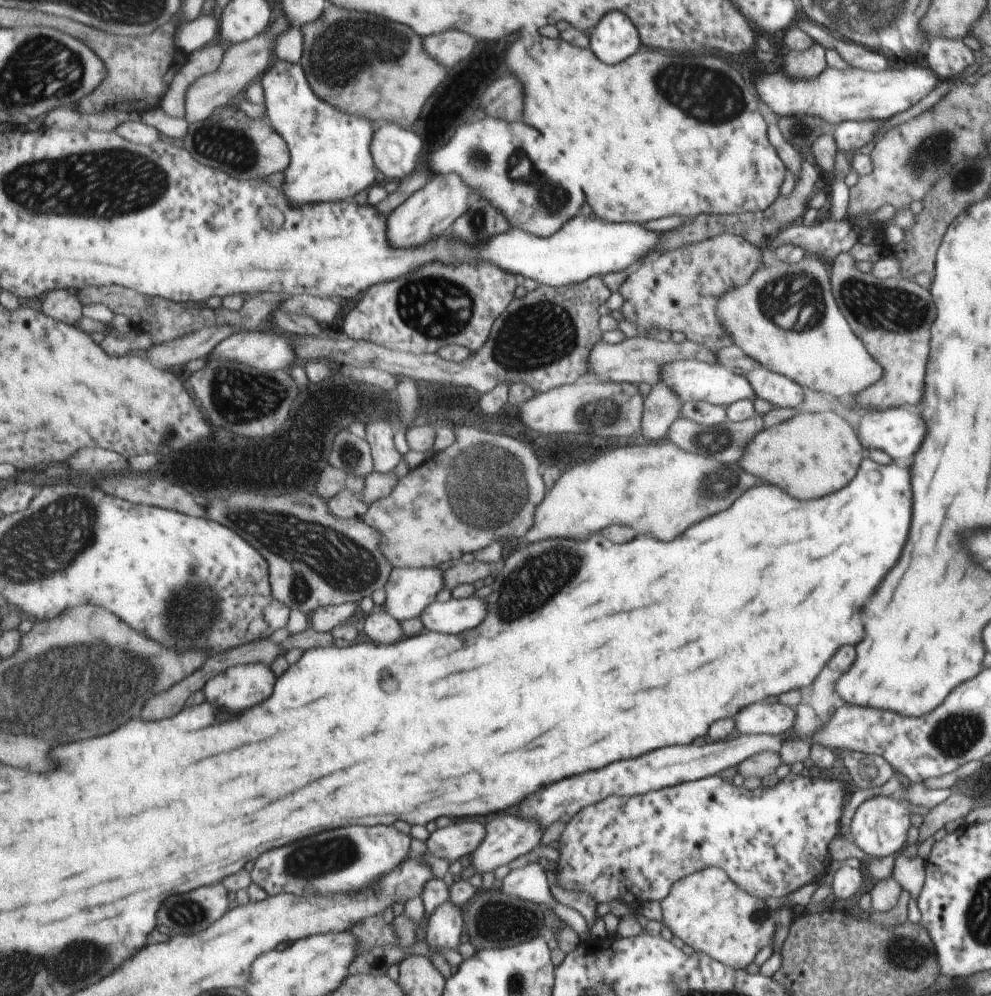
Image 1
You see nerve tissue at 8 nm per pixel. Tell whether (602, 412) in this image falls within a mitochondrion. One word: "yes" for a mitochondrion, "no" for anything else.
yes

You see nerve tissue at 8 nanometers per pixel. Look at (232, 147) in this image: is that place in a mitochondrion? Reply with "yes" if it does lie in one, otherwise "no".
yes

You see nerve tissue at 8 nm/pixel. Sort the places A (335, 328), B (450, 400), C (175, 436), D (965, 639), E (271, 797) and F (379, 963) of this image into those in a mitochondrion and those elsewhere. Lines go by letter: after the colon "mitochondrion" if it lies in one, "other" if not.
A: other
B: other
C: mitochondrion
D: other
E: other
F: other

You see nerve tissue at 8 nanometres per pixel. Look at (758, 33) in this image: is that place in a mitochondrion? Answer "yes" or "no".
no

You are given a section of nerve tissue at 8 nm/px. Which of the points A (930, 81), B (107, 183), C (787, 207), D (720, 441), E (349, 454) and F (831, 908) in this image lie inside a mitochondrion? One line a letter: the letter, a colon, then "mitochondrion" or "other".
A: other
B: mitochondrion
C: other
D: mitochondrion
E: mitochondrion
F: other

